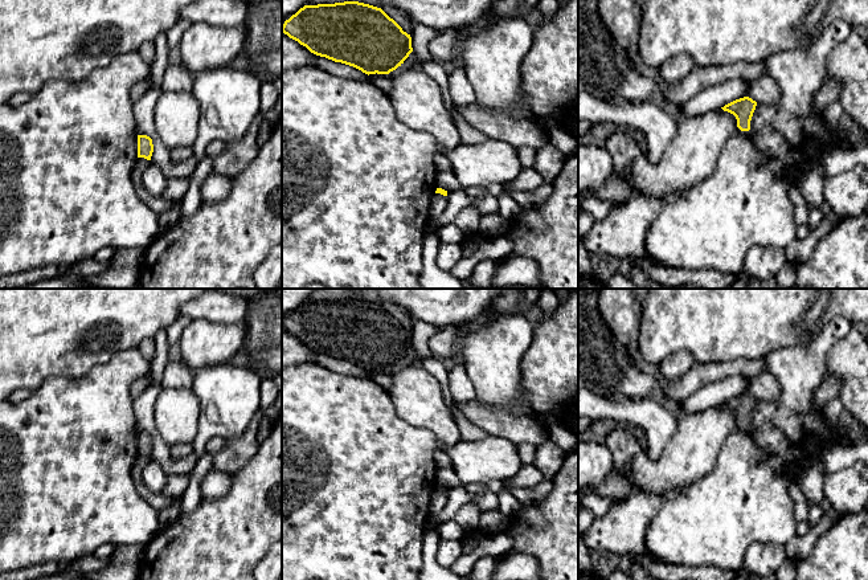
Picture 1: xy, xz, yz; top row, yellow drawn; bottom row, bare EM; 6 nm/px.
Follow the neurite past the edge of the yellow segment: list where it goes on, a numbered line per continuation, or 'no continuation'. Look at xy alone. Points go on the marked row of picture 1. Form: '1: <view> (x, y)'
no continuation

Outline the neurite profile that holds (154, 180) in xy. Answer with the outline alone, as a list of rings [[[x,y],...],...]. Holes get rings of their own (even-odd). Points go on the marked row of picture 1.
[[[148,163],[146,169],[142,172],[142,185],[148,195],[161,196],[167,184],[167,176],[163,173],[161,168],[153,163]]]

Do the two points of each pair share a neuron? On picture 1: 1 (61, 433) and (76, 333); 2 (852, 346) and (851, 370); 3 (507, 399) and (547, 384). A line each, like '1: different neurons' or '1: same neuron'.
1: different neurons
2: same neuron
3: different neurons

